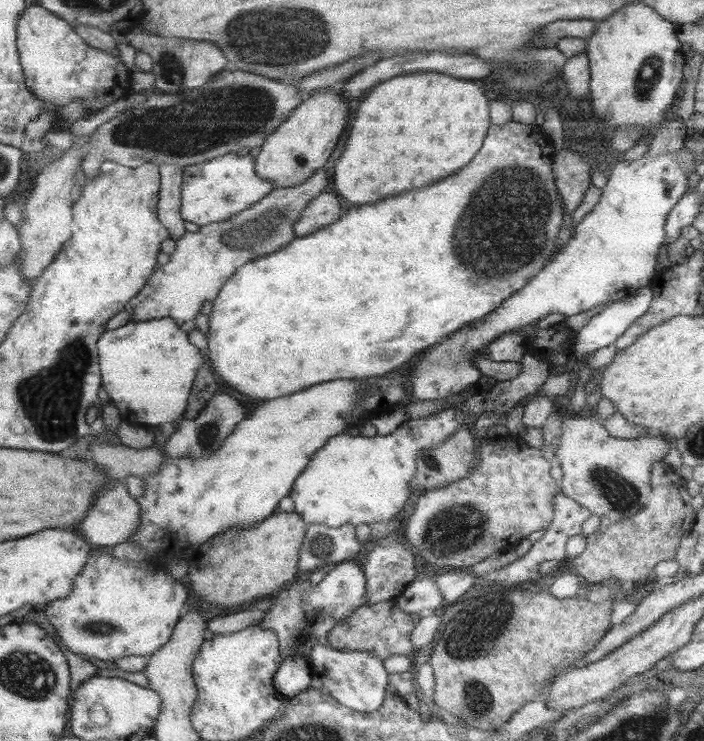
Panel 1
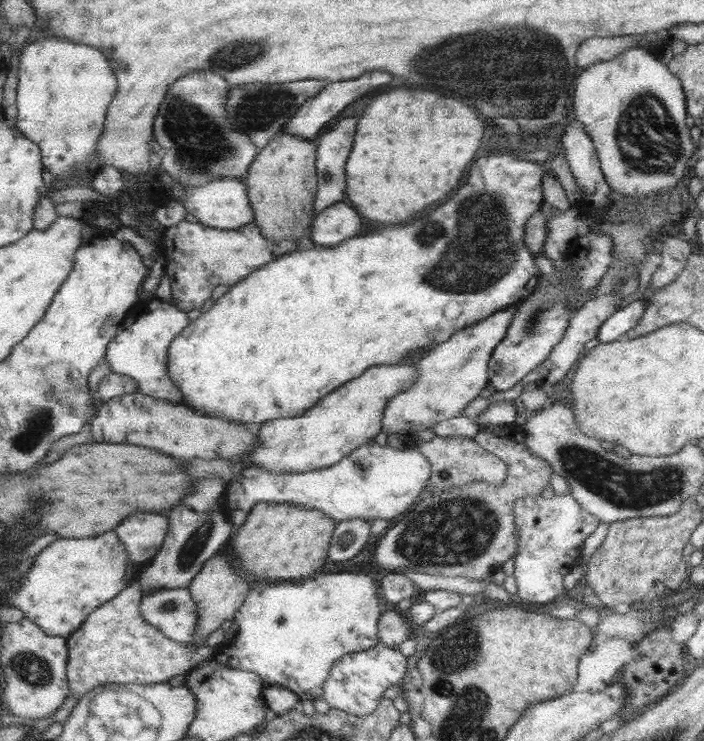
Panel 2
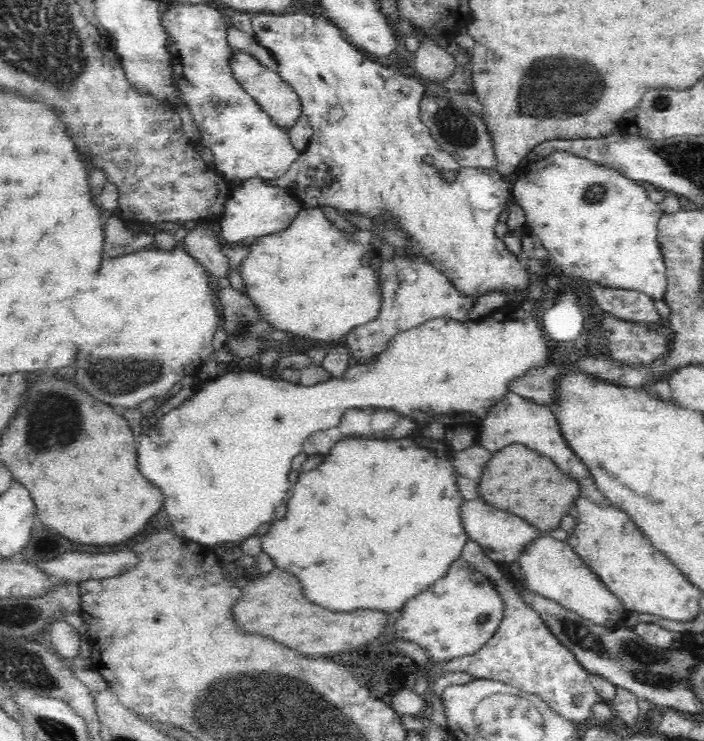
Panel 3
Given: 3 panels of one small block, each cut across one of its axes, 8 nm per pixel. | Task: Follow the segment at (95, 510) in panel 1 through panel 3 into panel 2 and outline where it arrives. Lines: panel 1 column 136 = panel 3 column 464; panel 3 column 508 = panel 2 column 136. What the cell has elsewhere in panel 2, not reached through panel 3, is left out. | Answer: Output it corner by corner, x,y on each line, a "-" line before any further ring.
132,514
118,528
116,536
125,546
132,563
152,560
168,532
168,518
160,514

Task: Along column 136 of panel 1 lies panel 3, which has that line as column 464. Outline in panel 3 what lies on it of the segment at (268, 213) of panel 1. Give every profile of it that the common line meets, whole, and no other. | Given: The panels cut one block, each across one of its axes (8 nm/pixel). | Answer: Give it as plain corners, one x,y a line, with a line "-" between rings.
395,256
392,260
381,261
378,281
382,295
378,318
362,326
355,326
346,334
346,347
358,365
370,363
386,348
393,336
420,326
434,317
468,321
468,312
475,302
475,299
456,289
452,281
424,257

